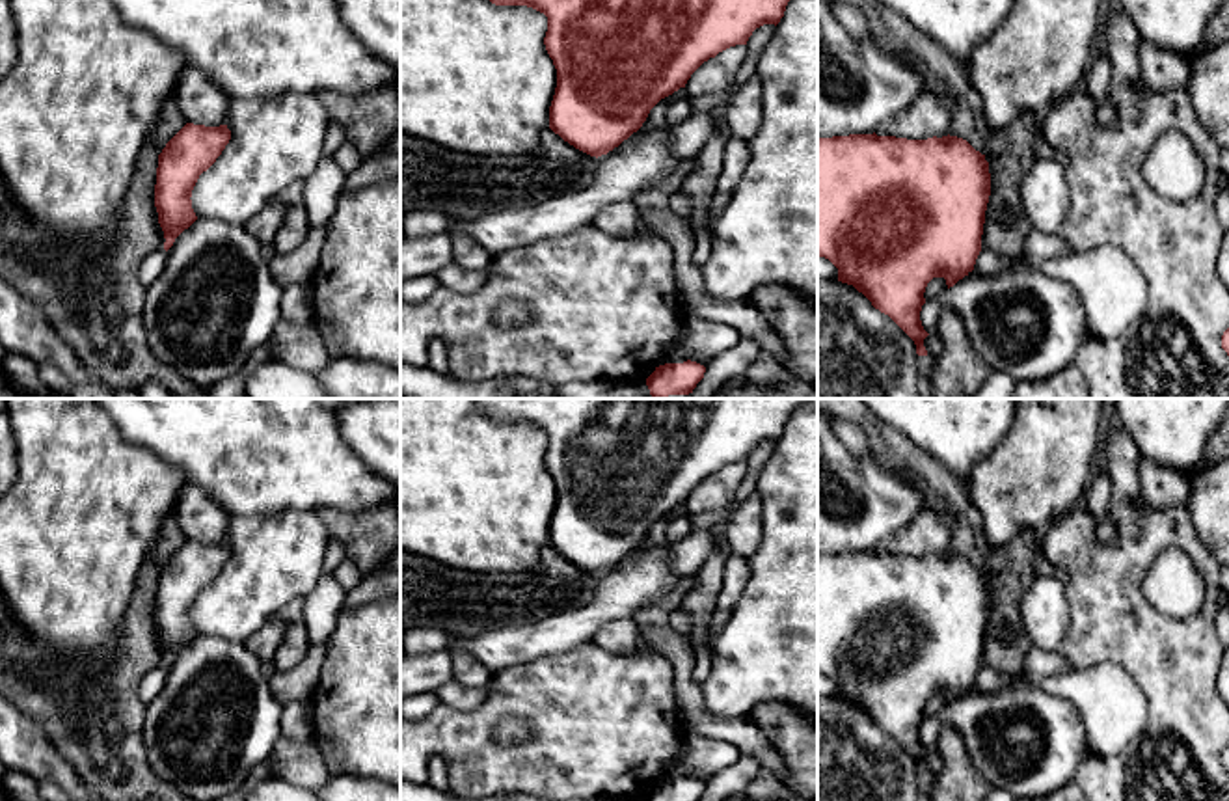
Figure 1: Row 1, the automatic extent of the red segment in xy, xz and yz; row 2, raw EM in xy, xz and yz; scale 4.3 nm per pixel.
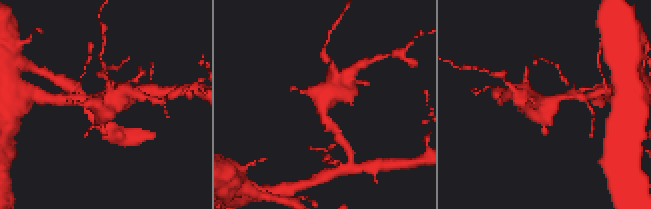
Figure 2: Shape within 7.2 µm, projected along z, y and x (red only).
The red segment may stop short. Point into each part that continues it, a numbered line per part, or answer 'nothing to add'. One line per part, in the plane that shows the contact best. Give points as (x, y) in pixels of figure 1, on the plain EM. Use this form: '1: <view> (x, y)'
nothing to add

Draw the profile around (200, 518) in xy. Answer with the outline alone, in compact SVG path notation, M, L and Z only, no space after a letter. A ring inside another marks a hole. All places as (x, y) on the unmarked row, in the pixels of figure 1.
M186 482L181 490L173 518L188 540L220 544L227 538L231 514L203 488Z

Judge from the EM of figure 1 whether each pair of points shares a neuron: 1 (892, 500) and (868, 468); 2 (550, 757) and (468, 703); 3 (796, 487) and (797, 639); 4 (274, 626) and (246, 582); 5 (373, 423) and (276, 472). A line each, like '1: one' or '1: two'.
1: one
2: two
3: one
4: two
5: two

